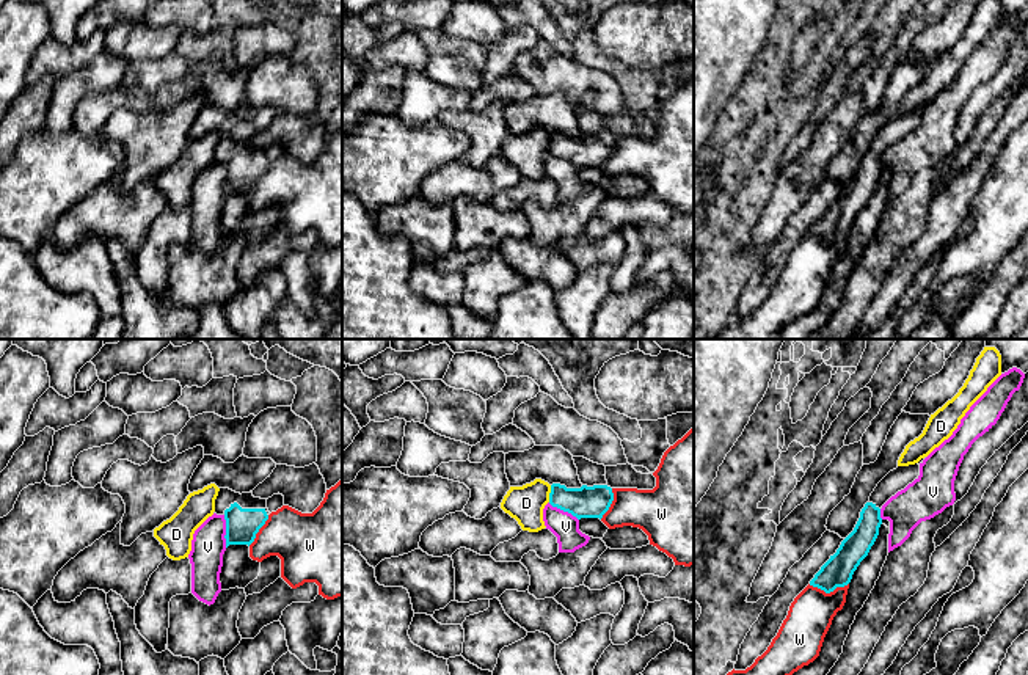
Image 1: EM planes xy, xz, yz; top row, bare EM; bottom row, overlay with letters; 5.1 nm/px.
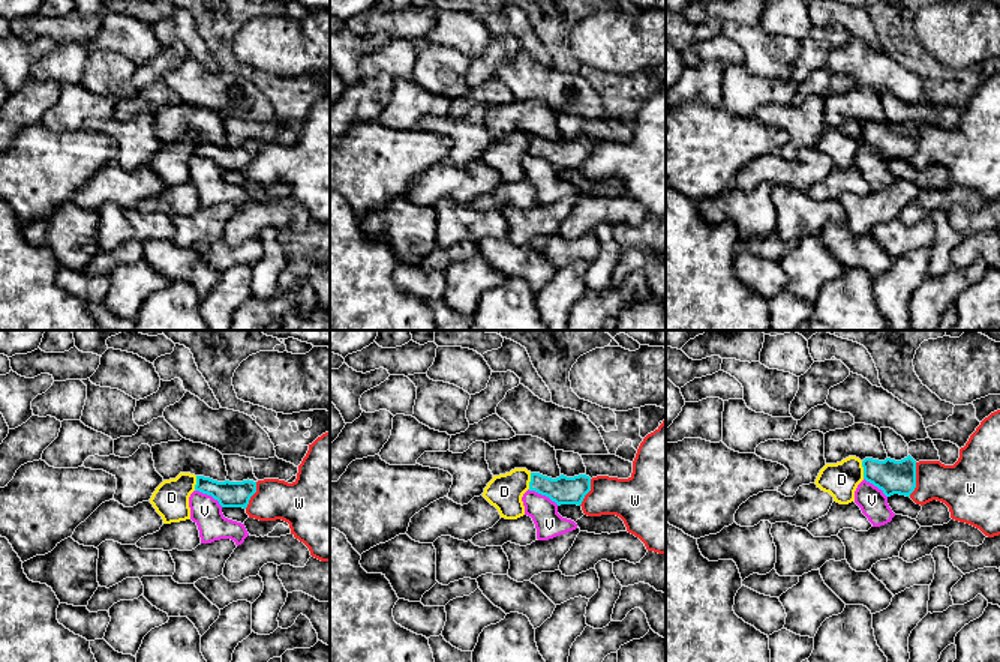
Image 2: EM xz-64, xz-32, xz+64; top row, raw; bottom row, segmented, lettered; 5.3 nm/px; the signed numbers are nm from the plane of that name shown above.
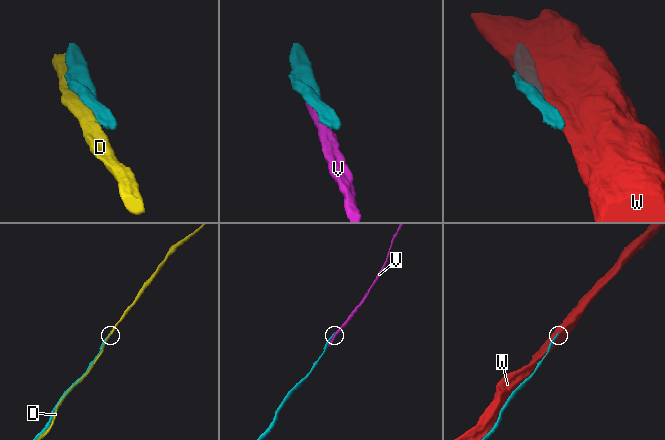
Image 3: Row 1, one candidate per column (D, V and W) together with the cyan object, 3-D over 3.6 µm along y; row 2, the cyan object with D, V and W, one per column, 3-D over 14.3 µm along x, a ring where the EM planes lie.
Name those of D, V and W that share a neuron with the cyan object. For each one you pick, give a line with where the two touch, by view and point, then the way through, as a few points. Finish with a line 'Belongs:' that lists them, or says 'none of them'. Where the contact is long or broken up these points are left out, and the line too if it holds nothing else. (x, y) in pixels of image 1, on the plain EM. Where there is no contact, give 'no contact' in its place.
Belongs: none of them

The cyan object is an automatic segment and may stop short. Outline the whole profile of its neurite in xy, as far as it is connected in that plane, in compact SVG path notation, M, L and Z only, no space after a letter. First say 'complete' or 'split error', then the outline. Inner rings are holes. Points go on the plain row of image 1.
split error; M220 137L213 162L226 168L226 196L229 193L250 195L270 163L267 148L254 146L251 140L240 143L229 137Z

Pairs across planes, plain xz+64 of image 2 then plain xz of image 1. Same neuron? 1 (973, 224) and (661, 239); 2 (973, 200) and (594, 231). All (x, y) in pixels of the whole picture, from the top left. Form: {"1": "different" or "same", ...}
{"1": "same", "2": "same"}

